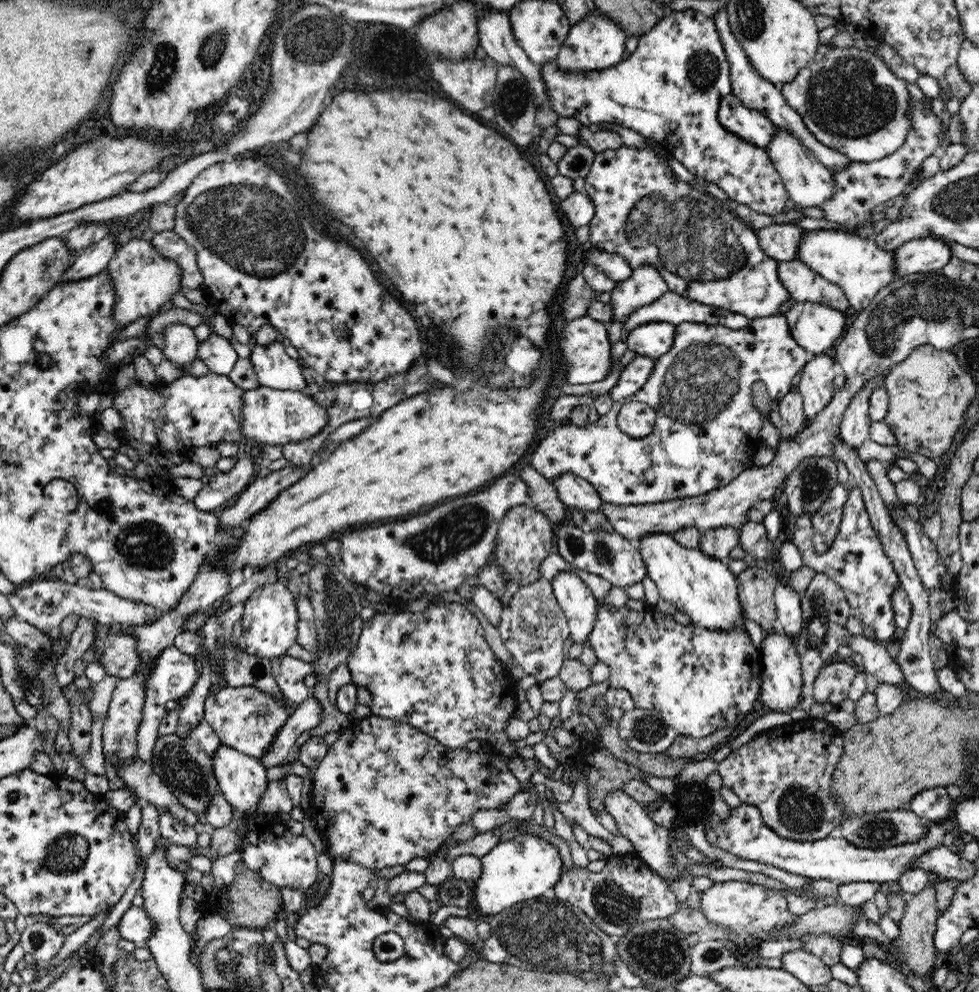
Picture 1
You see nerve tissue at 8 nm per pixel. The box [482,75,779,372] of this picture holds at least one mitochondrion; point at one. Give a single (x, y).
(685, 233)

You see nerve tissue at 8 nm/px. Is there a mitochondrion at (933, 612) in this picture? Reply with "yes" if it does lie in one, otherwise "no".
no

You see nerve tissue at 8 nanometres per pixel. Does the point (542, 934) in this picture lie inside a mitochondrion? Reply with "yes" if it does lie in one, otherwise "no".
yes

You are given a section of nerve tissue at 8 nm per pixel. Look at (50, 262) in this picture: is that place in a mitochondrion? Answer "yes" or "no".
yes

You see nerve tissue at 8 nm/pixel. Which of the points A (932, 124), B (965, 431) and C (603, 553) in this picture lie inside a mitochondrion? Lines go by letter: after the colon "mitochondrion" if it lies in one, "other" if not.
A: other
B: other
C: mitochondrion

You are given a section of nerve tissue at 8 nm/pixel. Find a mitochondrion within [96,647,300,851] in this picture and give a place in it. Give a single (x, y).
(172, 760)

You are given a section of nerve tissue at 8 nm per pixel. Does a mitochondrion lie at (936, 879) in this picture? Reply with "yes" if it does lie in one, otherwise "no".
no

